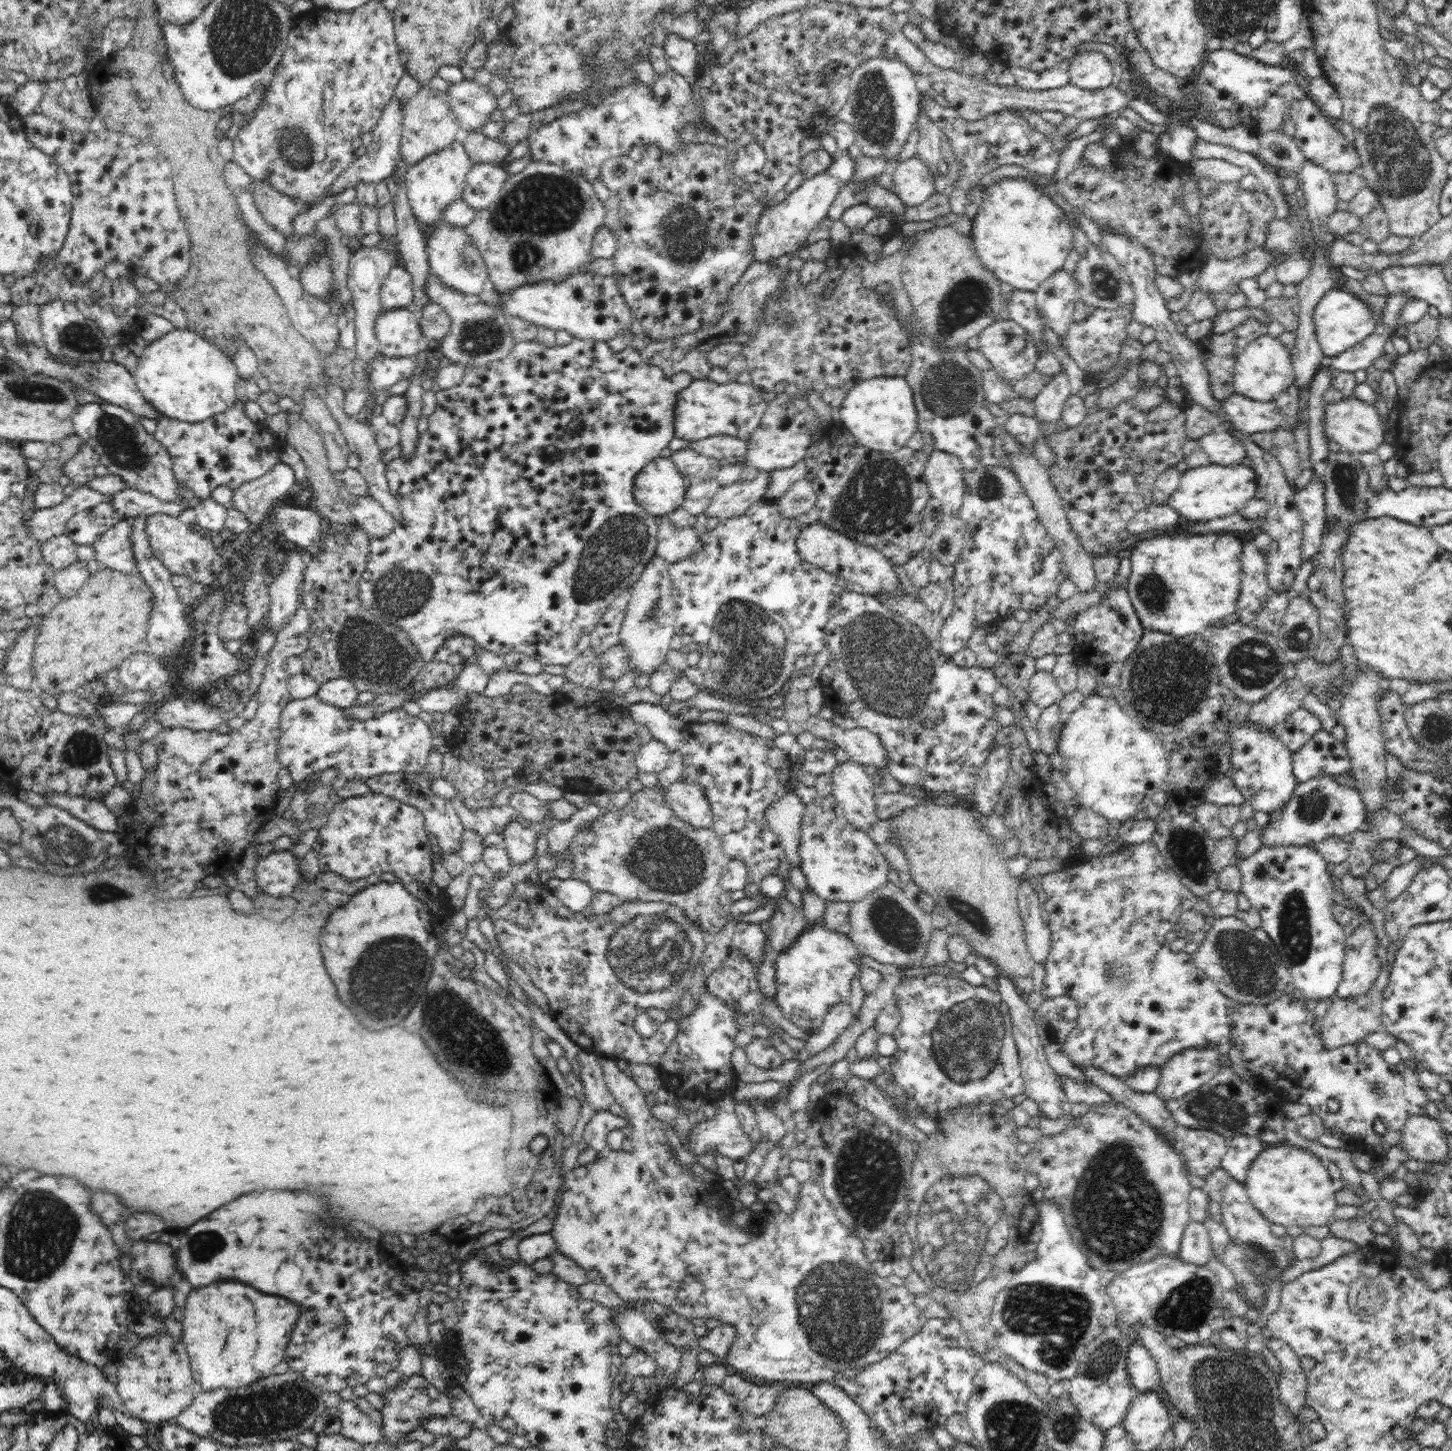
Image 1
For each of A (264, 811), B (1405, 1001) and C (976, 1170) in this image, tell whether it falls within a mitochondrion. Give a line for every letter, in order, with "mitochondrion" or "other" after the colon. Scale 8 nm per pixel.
A: other
B: other
C: mitochondrion

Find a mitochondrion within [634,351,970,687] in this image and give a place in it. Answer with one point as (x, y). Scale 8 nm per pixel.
(878, 499)

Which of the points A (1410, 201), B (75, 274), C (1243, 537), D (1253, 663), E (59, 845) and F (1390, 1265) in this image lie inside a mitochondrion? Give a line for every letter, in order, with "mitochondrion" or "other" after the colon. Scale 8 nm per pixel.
A: mitochondrion
B: other
C: other
D: mitochondrion
E: mitochondrion
F: other

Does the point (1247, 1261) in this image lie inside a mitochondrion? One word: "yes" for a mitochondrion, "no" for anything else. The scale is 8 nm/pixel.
yes

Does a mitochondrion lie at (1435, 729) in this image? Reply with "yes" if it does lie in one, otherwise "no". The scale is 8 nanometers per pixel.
yes

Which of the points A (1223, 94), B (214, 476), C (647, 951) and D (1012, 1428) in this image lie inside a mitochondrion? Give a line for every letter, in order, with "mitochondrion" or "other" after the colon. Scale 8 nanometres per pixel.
A: other
B: other
C: mitochondrion
D: mitochondrion

